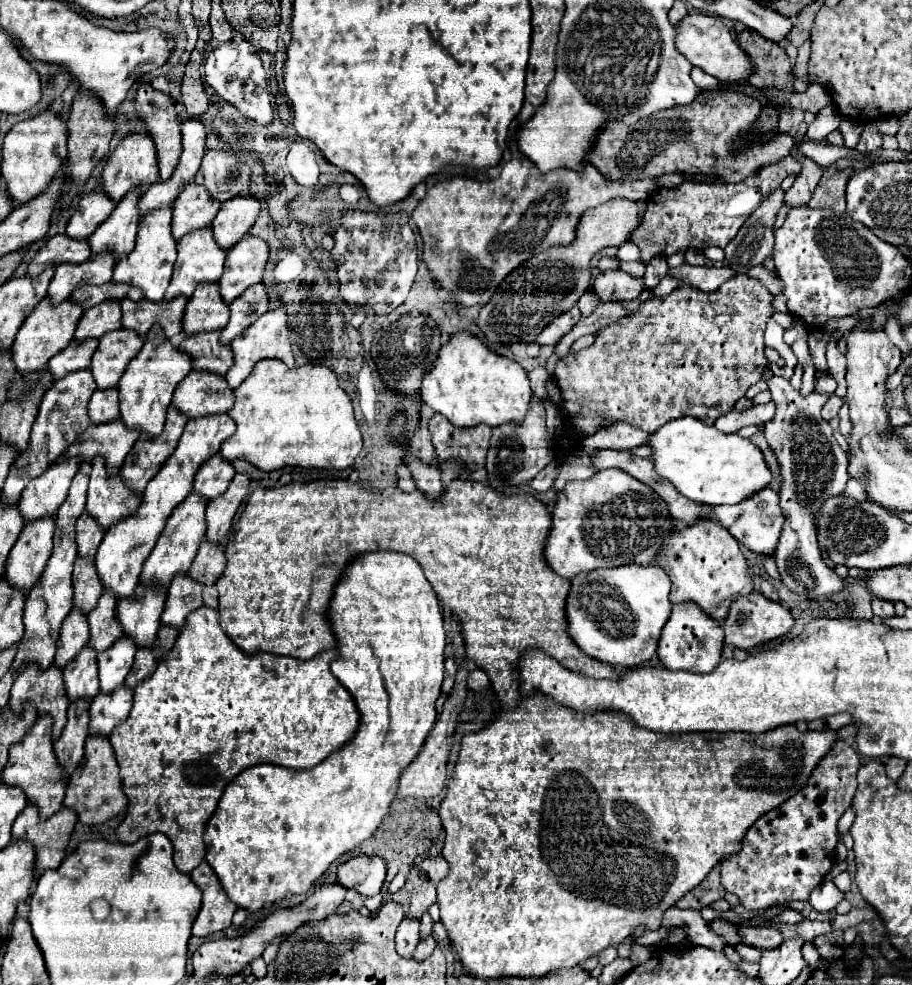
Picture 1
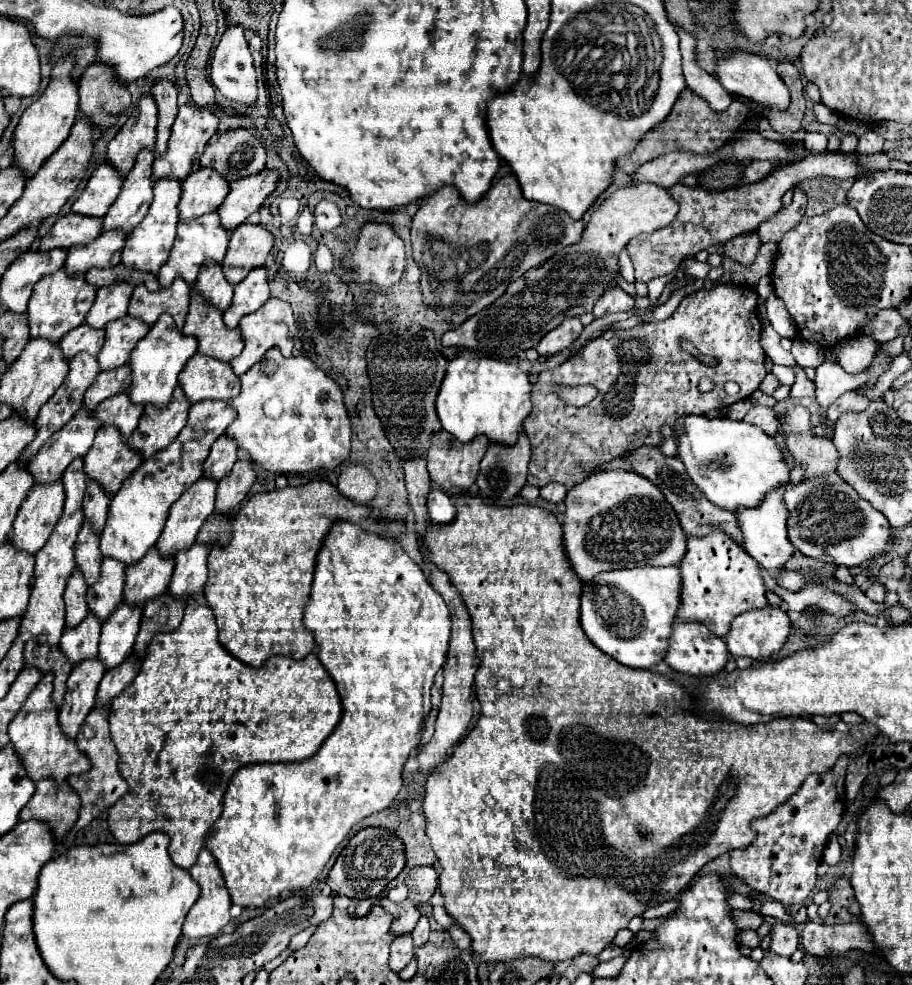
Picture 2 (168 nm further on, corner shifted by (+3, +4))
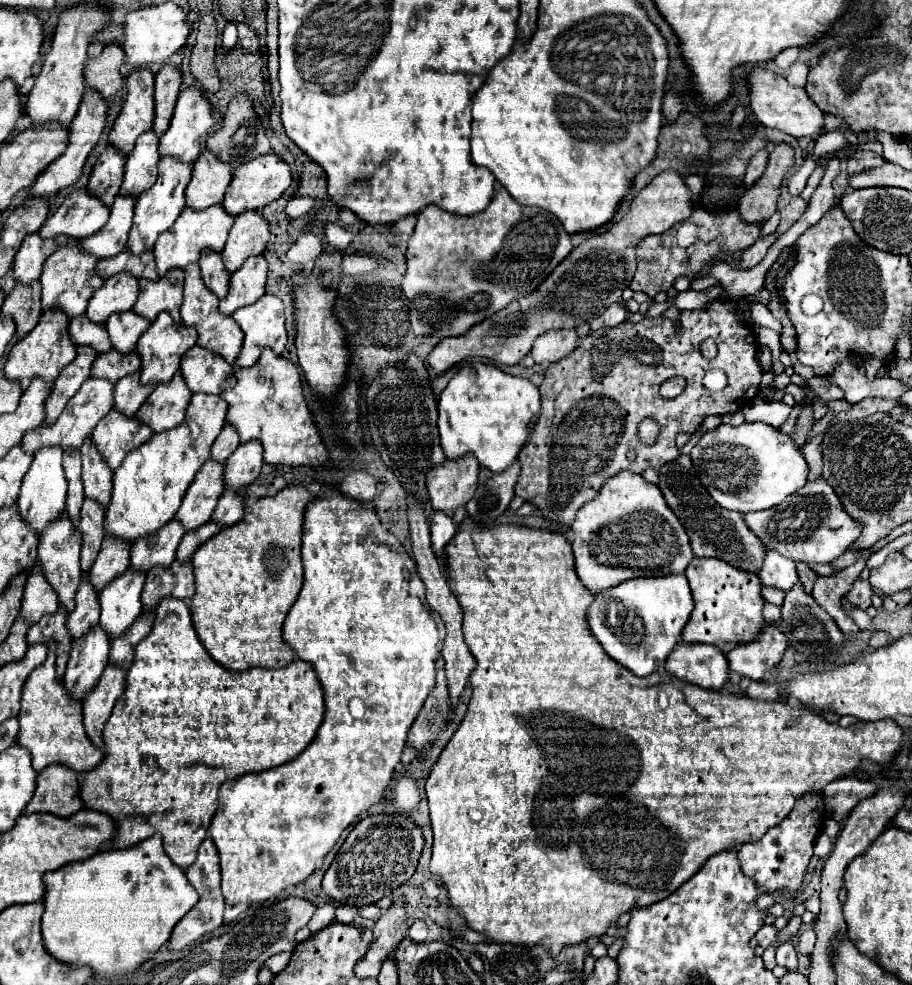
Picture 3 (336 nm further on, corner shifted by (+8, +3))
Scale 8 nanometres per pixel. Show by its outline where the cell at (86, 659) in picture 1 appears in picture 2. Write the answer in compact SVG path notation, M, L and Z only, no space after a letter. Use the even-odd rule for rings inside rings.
M89 611L87 619L83 619L77 627L65 627L65 635L61 635L59 647L73 665L85 659L95 659L99 633L101 621L97 621L95 615Z

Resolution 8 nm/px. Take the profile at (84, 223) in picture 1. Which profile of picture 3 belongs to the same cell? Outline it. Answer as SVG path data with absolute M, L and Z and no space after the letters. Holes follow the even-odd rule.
M108 146L92 168L86 190L106 206L112 206L120 190L122 176L124 176L124 162L126 158L120 156L120 152L112 150L112 146Z

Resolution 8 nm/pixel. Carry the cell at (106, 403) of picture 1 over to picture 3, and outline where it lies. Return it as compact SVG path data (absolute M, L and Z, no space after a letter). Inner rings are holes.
M132 350L128 356L120 356L118 352L98 354L96 364L92 366L92 378L104 378L110 384L116 384L120 378L134 374L140 368L140 356Z

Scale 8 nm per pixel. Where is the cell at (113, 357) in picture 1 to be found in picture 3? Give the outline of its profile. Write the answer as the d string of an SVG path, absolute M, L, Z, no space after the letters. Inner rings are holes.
M132 310L110 316L108 322L106 322L112 348L118 350L120 354L132 352L138 338L146 332L148 326L150 326L150 322L144 320L142 316L138 316L136 312L132 312Z

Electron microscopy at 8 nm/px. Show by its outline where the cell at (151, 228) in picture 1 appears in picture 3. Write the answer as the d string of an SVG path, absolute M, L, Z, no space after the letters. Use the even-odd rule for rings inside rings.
M160 160L158 162L156 184L148 192L144 192L144 196L140 196L140 200L136 200L134 224L130 228L130 238L128 238L128 246L126 246L130 254L140 256L142 252L152 250L156 238L176 222L176 218L180 216L180 212L186 206L184 190L190 182L190 174L192 174L192 168L188 168L186 164L176 164L176 160Z

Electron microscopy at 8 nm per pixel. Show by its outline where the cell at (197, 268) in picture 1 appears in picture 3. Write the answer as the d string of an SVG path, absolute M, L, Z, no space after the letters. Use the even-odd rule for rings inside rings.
M220 204L210 206L208 210L200 210L200 212L184 208L182 214L178 216L178 220L174 222L174 226L168 232L162 232L156 240L154 258L156 258L158 276L164 276L170 268L182 268L184 270L188 264L198 262L200 252L206 248L210 248L214 252L222 252L232 224L234 224L234 218L230 214L226 214Z

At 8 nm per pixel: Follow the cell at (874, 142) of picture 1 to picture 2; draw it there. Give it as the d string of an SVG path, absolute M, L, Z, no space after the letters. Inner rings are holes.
M867 131L865 135L859 137L859 145L857 145L857 153L859 155L877 155L883 151L883 143L885 139L875 133L875 131Z

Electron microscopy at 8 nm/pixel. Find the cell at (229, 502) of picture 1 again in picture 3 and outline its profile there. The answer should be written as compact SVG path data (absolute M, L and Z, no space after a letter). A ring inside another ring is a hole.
M244 442L224 464L224 488L232 492L242 492L260 474L262 468L262 448L260 442Z

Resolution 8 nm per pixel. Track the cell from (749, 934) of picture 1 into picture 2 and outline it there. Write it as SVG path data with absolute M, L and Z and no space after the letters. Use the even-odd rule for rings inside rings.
M775 923L771 929L771 951L781 957L791 957L799 947L799 933L793 925Z

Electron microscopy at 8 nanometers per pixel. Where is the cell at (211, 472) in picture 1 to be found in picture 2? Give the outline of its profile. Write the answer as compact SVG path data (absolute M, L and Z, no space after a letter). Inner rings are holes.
M221 435L211 447L211 453L203 465L205 467L203 475L209 479L215 479L215 481L223 479L235 465L237 453L239 453L237 443L233 439L229 439L227 435Z

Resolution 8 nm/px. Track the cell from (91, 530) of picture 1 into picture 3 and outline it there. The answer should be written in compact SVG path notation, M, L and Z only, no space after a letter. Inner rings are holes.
M90 438L84 442L82 452L82 482L84 482L84 494L86 498L108 506L112 496L112 470L104 466L104 460L100 460L100 454L96 448L92 448Z

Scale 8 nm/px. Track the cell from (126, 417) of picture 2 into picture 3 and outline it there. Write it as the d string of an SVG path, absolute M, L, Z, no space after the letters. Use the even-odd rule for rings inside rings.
M138 372L132 376L124 376L124 380L114 386L114 410L128 418L134 418L140 404L144 404L150 392L152 388L144 388L138 384Z

